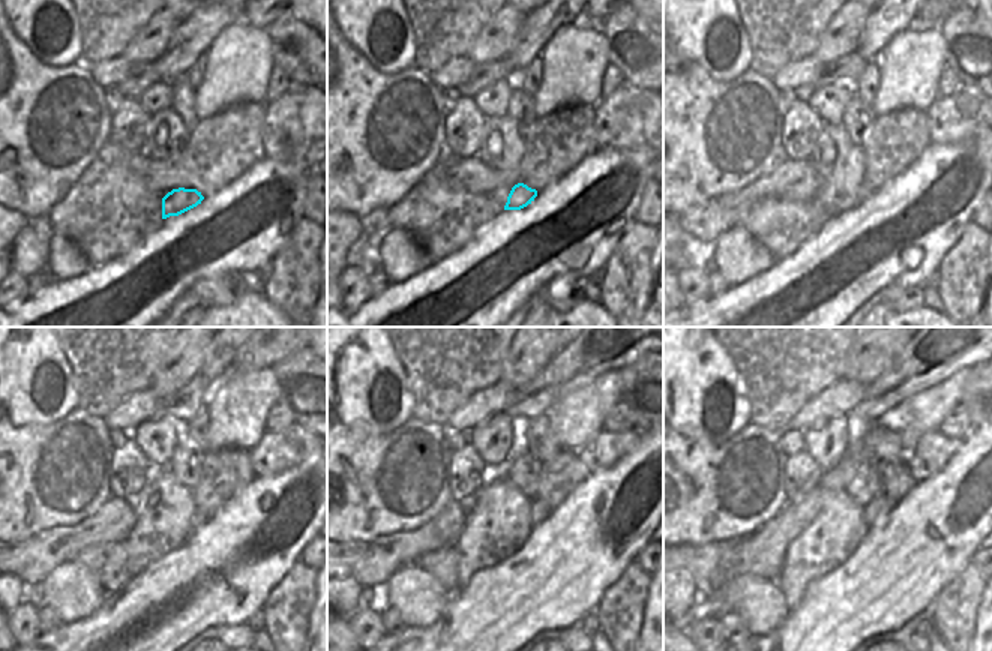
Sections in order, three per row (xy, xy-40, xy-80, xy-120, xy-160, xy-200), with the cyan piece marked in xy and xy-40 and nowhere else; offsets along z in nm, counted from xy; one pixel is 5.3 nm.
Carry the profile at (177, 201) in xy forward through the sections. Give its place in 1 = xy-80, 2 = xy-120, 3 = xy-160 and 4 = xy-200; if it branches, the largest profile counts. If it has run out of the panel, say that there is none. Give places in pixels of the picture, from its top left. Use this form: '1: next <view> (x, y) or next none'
1: next xy-80 (865, 191)
2: next xy-120 (198, 518)
3: next xy-160 (541, 510)
4: next xy-200 (880, 506)

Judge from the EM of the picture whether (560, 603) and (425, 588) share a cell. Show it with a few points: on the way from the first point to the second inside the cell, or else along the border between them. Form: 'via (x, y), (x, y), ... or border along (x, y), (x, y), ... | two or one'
border along (450, 594), (446, 612), (429, 624) | two

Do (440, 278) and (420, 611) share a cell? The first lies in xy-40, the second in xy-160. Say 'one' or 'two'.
two

